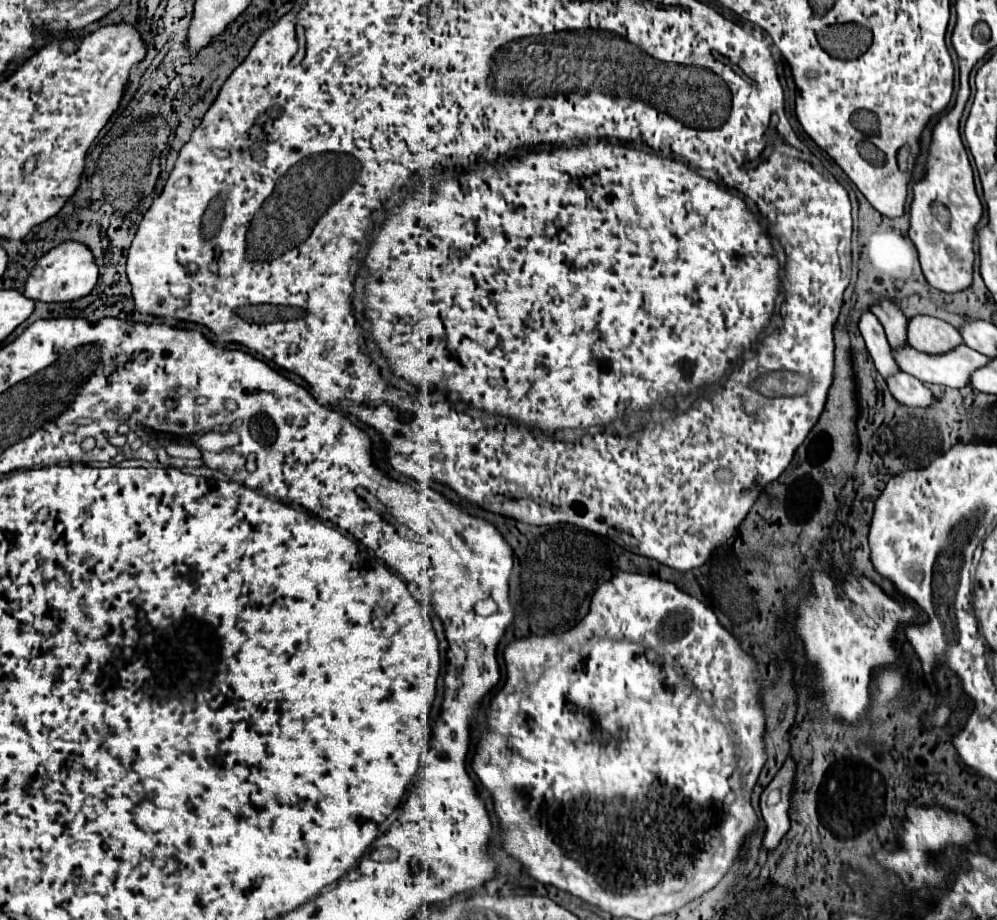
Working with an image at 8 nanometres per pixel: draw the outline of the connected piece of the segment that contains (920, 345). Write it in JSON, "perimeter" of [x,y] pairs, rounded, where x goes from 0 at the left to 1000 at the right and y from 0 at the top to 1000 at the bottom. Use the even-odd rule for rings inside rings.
{"perimeter":[[[917,343],[911,350],[911,374],[929,385],[949,385],[967,374],[963,361],[951,350],[935,343]]]}

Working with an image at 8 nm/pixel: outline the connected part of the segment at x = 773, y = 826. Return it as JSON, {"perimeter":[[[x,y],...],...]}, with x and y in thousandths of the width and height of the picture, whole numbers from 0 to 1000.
{"perimeter":[[[788,824],[782,839],[776,843],[776,848],[766,857],[762,865],[762,880],[768,893],[768,907],[766,907],[768,924],[778,922],[784,909],[792,900],[790,878],[792,878],[794,857],[796,857],[796,826]]]}

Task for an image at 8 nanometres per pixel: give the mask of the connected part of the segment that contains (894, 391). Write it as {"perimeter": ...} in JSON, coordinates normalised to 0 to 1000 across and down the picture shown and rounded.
{"perimeter":[[[901,404],[895,411],[889,413],[893,428],[907,441],[917,441],[917,443],[929,443],[937,439],[937,433],[933,424],[917,409],[909,404]]]}

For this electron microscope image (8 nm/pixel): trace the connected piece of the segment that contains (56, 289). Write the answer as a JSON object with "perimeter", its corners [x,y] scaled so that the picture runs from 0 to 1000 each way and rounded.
{"perimeter":[[[64,263],[42,278],[30,296],[24,322],[40,328],[74,328],[88,322],[98,304],[98,289],[92,283],[92,274],[80,263]]]}

